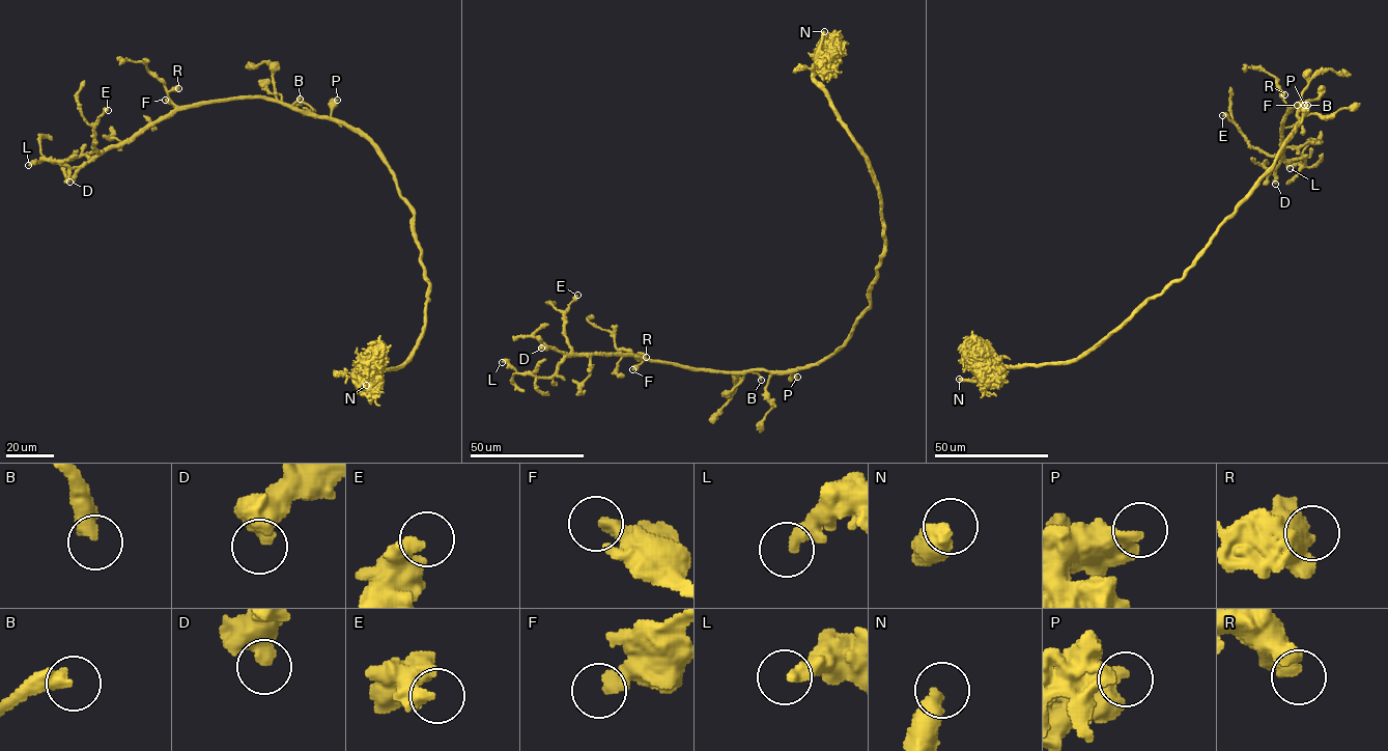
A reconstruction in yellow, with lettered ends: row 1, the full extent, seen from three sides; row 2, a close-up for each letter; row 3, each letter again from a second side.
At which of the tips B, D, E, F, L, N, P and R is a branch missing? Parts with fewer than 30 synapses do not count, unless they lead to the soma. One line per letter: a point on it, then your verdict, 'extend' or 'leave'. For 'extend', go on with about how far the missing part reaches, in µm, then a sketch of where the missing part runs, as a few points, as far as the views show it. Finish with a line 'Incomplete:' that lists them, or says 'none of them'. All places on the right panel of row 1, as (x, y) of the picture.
B: place (1307, 105); extend; missing 20 µm; course (1307, 105), (1338, 86)
D: place (1275, 184); leave
E: place (1222, 115); leave
F: place (1297, 105); leave
L: place (1290, 168); leave
N: place (959, 379); extend; missing 60 µm; course (959, 379), (955, 379), (940, 362), (944, 330), (955, 301)
P: place (1304, 105); leave
R: place (1284, 94); leave
Incomplete: B, N

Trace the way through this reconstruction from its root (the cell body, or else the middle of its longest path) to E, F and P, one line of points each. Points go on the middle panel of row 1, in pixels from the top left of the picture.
E: (846, 341), (827, 358), (793, 371), (703, 370), (632, 355), (576, 355), (564, 325), (565, 311), (577, 295)
F: (846, 341), (827, 358), (793, 371), (703, 370), (649, 360), (644, 360), (632, 369)
P: (846, 341), (823, 360), (795, 369), (791, 374), (797, 377)

